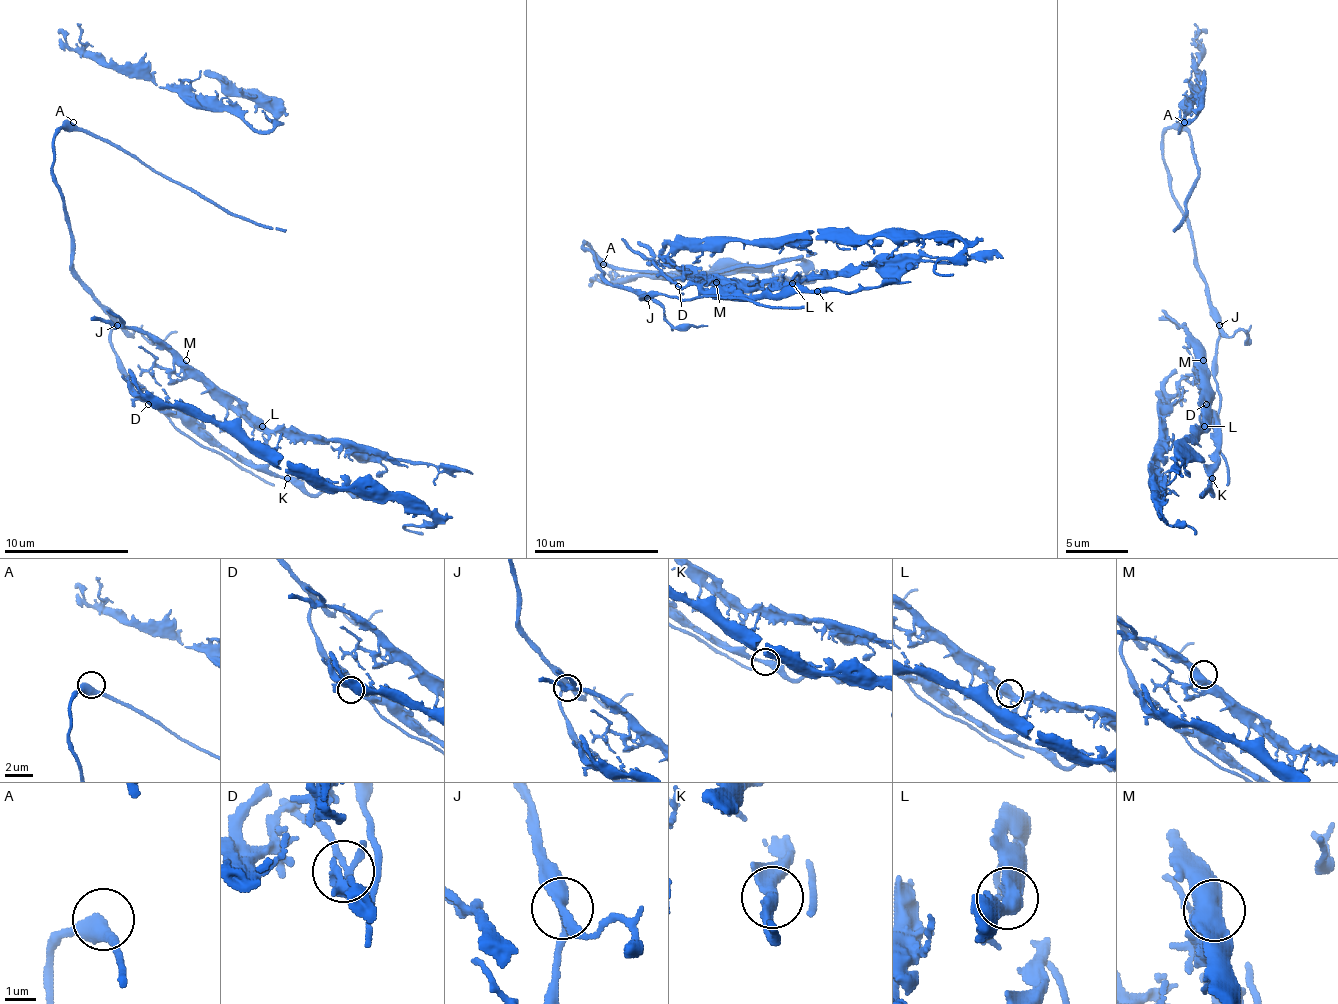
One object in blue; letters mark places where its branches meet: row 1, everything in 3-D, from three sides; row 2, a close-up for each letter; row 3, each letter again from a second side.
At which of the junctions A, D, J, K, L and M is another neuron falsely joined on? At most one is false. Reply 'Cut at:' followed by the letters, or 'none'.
Cut at: none

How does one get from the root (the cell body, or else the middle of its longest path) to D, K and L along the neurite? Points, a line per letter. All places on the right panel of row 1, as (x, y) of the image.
D: (1215, 313), (1219, 319), (1215, 391), (1206, 404)
K: (1215, 313), (1219, 319), (1219, 354), (1215, 357), (1219, 407), (1215, 410), (1215, 466), (1212, 479)
L: (1215, 313), (1212, 397), (1184, 382), (1168, 401), (1197, 379), (1200, 366), (1203, 426)

